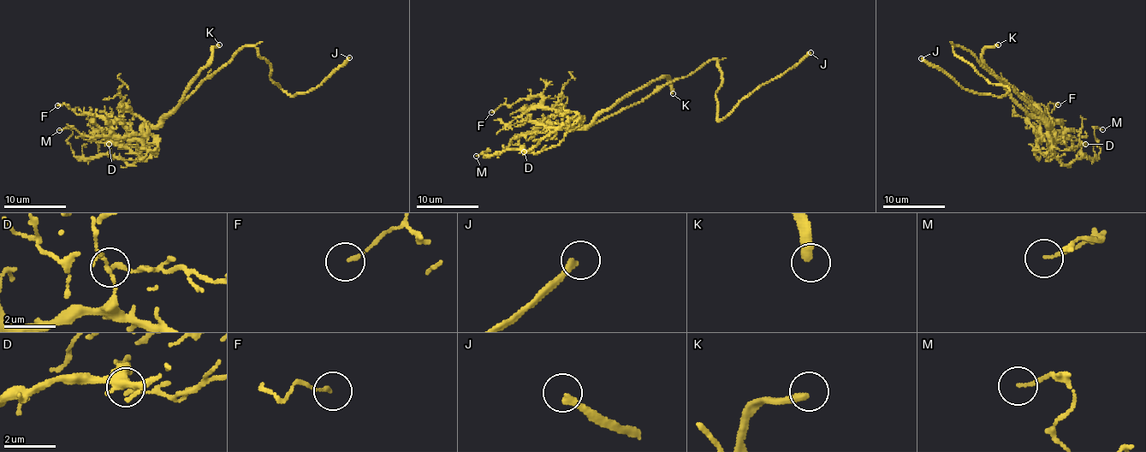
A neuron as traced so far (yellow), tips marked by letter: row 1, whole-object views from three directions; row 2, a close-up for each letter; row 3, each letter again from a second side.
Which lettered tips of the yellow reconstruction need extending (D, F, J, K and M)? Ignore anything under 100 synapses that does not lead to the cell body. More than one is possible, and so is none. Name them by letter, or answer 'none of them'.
J, K

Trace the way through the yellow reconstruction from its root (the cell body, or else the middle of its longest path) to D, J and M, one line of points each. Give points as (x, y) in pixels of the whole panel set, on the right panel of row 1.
D: (995, 75), (1011, 86), (1052, 126), (1049, 141), (1053, 145), (1060, 151), (1068, 151), (1085, 144)
J: (995, 75), (967, 50), (953, 46), (957, 56), (991, 84), (1008, 90), (1000, 96), (981, 95), (921, 58)
M: (995, 75), (1052, 126), (1049, 151), (1065, 164), (1083, 155), (1095, 157), (1101, 150), (1095, 128), (1102, 129)

